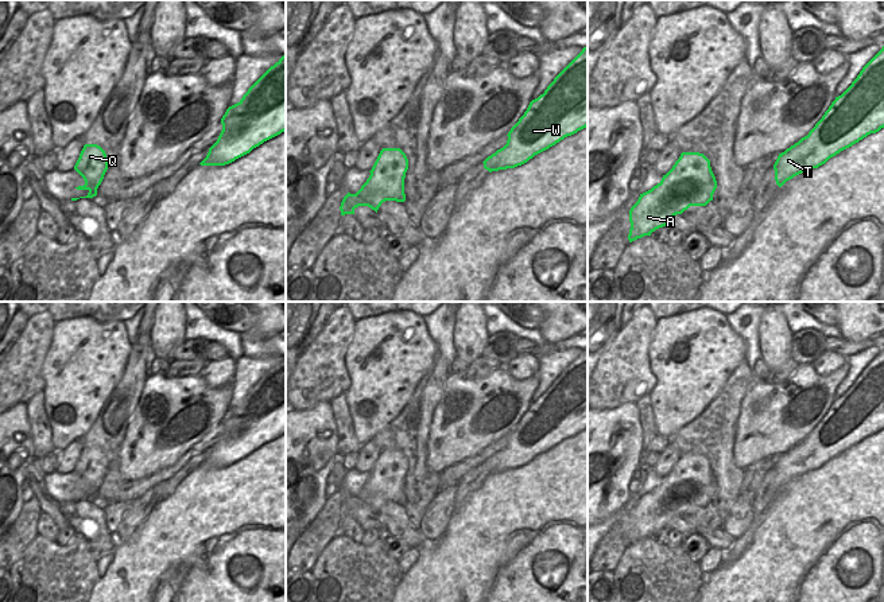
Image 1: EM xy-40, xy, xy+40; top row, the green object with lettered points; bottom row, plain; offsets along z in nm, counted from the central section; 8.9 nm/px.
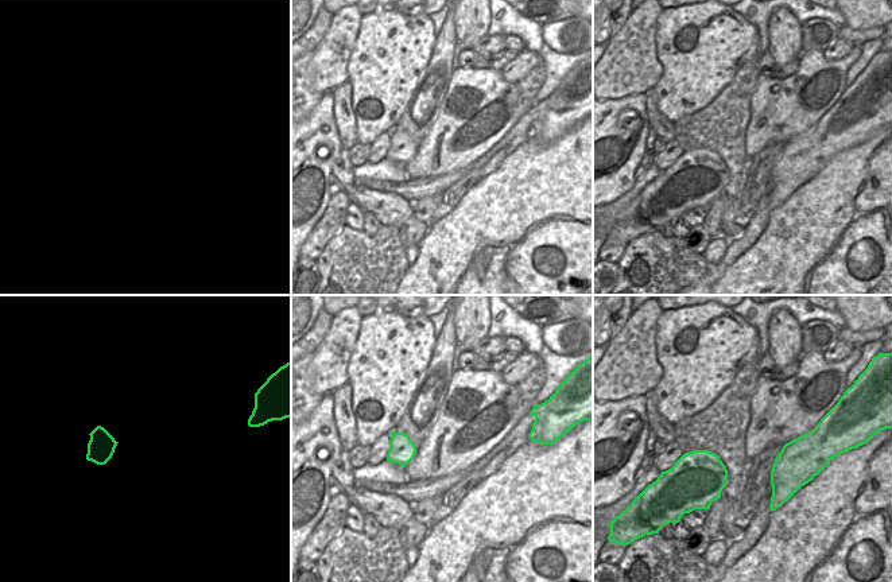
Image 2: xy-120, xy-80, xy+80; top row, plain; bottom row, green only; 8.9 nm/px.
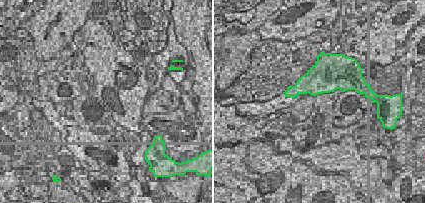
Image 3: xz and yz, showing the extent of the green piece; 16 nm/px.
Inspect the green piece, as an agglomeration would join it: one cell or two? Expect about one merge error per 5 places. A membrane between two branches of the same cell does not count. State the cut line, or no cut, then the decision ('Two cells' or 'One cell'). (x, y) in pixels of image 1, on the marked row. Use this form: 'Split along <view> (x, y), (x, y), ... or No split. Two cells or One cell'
No split. One cell.

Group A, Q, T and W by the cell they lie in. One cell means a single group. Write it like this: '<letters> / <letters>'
A Q T W

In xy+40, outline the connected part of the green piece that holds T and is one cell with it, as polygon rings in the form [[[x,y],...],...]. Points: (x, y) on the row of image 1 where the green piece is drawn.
[[[884,46],[822,119],[798,143],[779,154],[774,170],[782,187],[794,176],[818,168],[830,158],[884,128]]]

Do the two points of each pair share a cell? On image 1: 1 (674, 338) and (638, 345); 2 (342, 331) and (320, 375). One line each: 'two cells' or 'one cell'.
1: two cells
2: one cell

